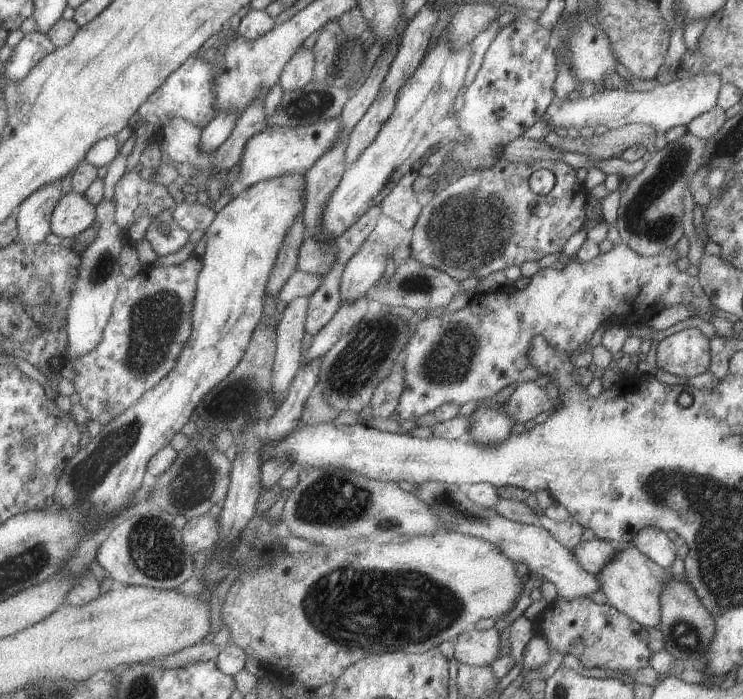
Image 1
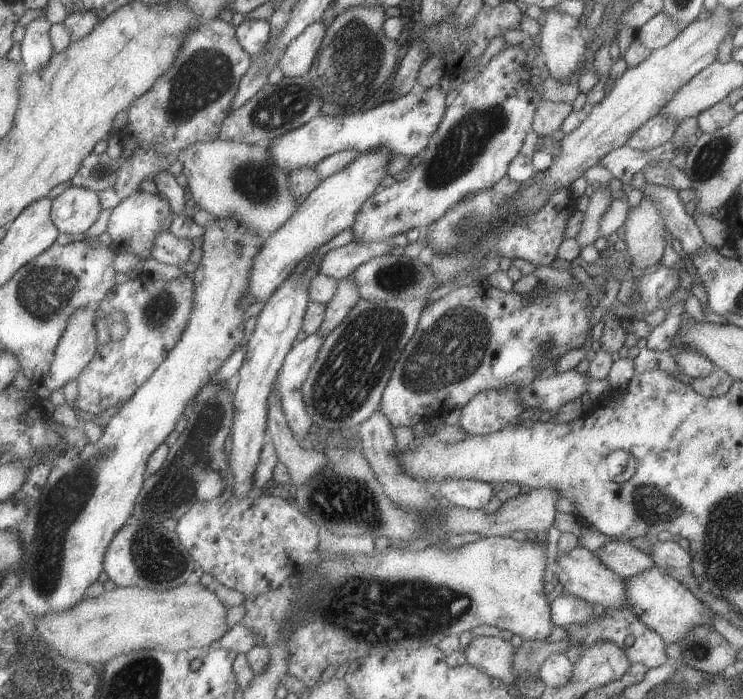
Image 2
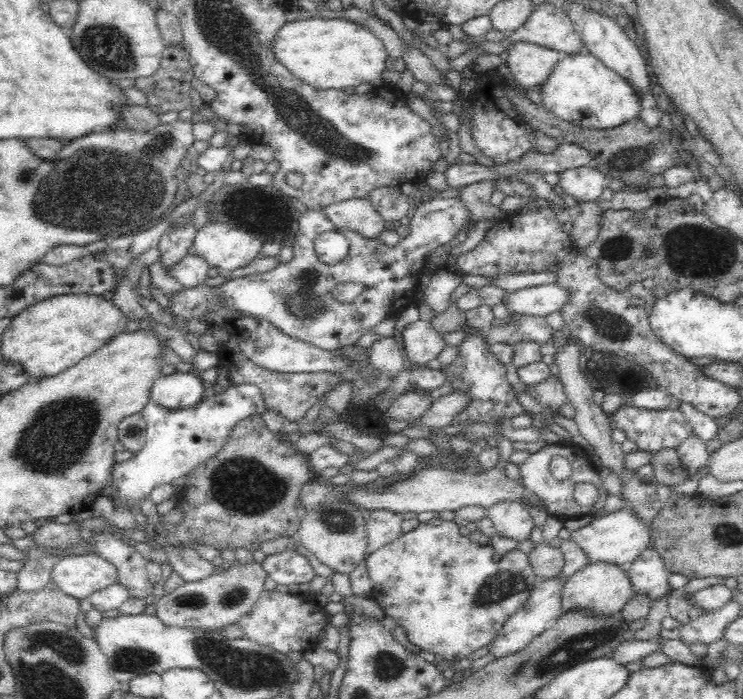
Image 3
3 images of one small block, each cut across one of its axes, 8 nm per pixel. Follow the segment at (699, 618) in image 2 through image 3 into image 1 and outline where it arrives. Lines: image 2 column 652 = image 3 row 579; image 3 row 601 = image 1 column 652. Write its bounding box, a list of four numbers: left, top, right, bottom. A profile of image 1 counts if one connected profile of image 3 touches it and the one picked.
[595,544,669,629]

